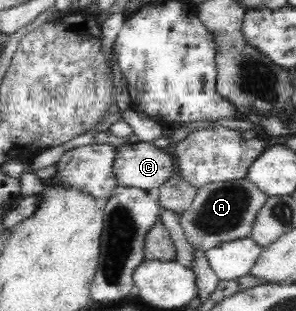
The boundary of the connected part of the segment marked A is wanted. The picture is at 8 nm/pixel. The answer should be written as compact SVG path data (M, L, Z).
M247 178L205 184L197 190L190 208L179 215L178 225L195 251L206 252L226 241L250 237L254 218L267 198Z

